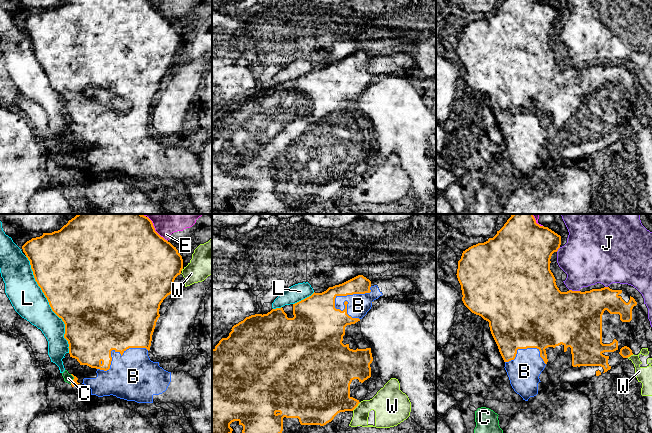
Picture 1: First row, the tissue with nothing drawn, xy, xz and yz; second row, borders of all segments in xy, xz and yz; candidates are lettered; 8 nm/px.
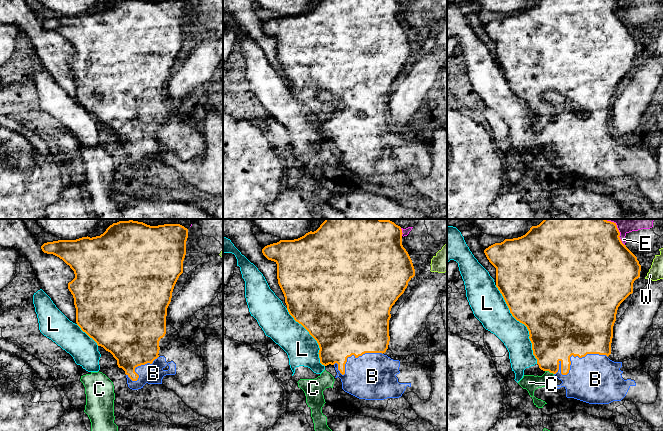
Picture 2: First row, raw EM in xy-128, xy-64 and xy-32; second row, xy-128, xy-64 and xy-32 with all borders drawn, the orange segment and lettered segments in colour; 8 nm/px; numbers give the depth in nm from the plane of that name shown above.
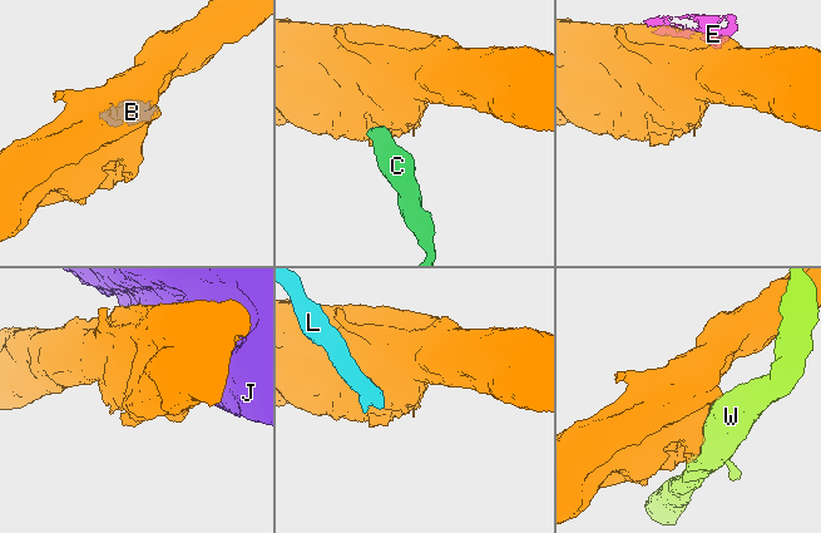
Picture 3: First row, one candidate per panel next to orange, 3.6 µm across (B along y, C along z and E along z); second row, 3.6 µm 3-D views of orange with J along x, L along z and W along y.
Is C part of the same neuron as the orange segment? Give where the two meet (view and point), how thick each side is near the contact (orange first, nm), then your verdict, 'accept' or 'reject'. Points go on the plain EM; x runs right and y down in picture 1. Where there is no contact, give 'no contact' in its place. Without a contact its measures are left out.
contact xy (73, 155); calibres 50 and 70 nm; reject

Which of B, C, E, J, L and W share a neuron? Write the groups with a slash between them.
B / C L / E / J / W

